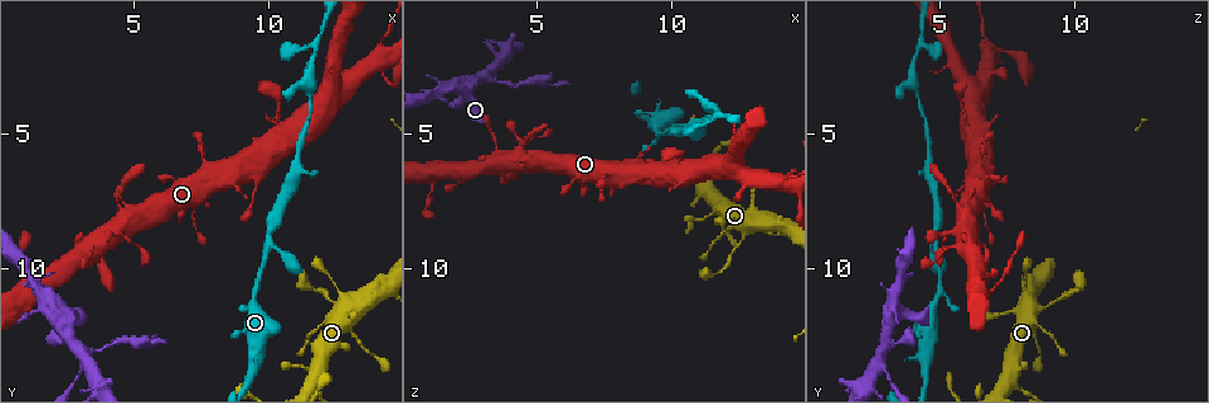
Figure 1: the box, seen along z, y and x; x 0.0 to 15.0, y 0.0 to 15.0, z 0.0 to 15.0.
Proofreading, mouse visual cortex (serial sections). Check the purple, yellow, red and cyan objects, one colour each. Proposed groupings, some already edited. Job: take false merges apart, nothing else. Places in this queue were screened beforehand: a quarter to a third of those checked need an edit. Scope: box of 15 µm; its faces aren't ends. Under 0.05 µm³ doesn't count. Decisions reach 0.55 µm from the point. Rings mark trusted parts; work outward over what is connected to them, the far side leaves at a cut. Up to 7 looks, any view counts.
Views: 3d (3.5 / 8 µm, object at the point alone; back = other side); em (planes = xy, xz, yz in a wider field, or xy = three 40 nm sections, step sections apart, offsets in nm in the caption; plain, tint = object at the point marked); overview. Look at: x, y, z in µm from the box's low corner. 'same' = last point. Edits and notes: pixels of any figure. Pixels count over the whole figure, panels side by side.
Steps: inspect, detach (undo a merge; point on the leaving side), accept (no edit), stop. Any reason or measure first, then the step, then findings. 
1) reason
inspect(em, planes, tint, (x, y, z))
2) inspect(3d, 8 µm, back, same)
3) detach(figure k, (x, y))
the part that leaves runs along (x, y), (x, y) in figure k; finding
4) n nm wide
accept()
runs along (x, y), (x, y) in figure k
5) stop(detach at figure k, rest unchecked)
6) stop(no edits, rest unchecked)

sharp bend
inspect(3d, 3.5 µm, (9.9, 9.3, 4.9))

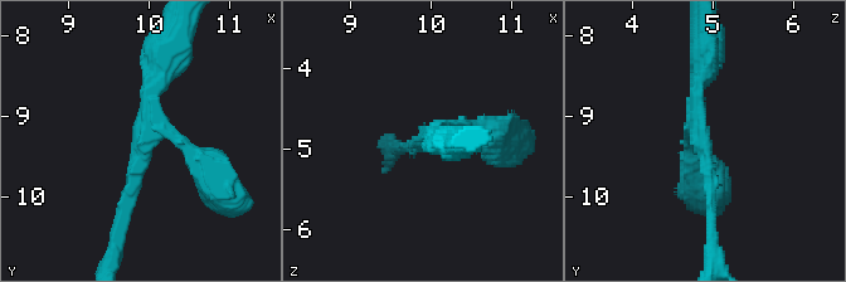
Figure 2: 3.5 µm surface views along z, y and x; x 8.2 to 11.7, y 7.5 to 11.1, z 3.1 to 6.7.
3 arms; arms of 150, 200, 250 nm
inspect(em, planes, tint, (9.95, 9.25, 4.85))

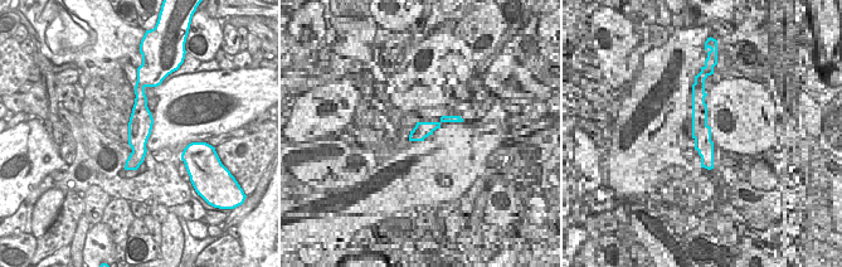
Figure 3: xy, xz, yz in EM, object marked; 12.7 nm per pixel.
300 nm wide
accept()
runs along (122, 213), (165, 58) in figure 2; continuous, no second cell

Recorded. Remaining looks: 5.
sharp bend
inspect(3d, 8 µm, (3.7, 9.1, 6.4))

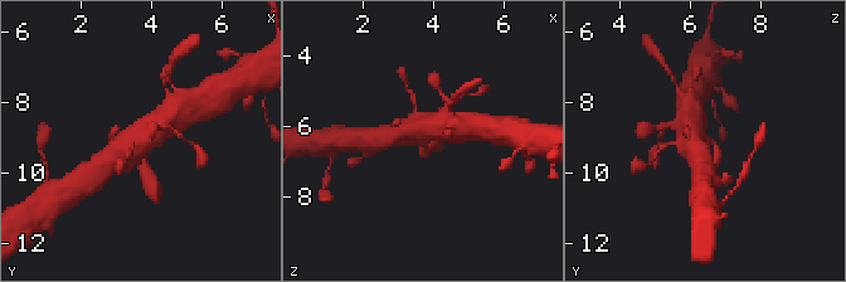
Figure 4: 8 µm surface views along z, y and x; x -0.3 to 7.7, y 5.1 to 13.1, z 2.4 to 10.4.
inspect(em, xy, step 2, tint, (3.8, 9.1, 6.4))

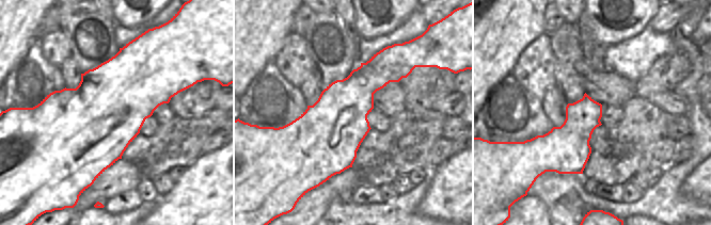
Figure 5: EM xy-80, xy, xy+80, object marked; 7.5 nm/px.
500 nm wide
accept()
runs along (171, 117), (130, 150), (111, 159) in figure 4; continuous, no second cell

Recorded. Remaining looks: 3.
small branch off a trunk
inspect(3d, 8 µm, (3.0, 13.1, 2.9))

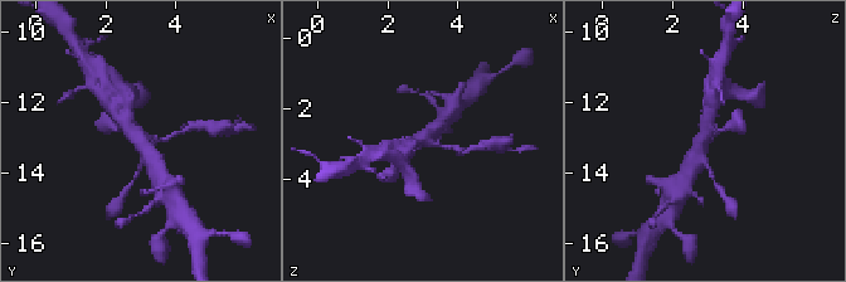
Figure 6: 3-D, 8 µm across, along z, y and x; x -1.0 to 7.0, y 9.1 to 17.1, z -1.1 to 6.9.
inspect(3d, 3.5 µm, (3.1, 13.1, 2.8))

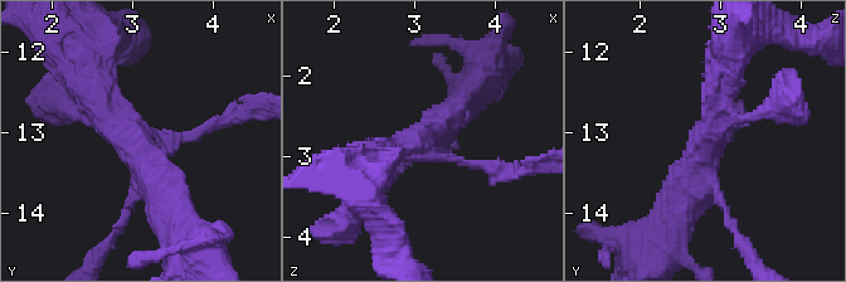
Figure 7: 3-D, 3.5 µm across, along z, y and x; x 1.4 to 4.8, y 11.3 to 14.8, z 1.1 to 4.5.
4 arms; arms of 150, 200, 350, 450 nm
inspect(em, planes, tint, (3.05, 13.10, 2.85))

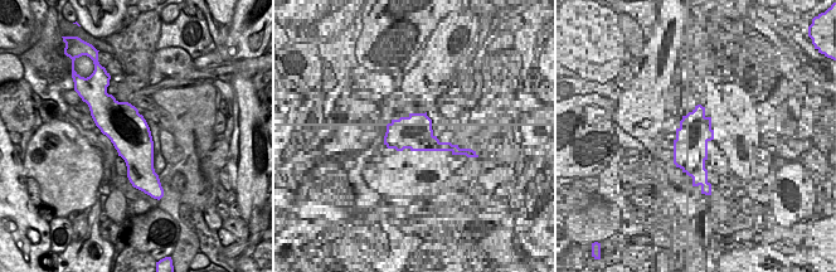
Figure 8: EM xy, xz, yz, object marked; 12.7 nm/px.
accept()
runs along (97, 73), (168, 209) in figure 7; continuous, no second cell

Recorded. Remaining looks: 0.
stop(no edits, rest unchecked)

